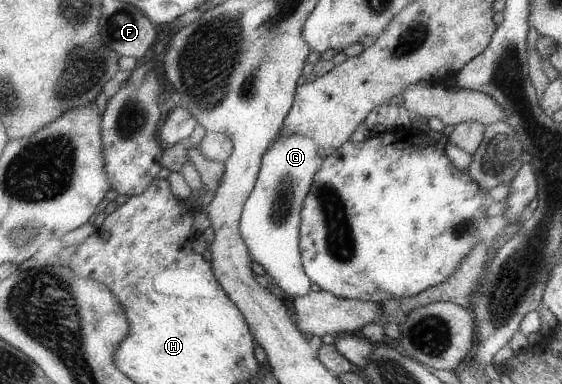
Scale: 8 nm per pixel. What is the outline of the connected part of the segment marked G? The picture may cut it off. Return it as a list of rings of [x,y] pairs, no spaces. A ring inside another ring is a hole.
[[[293,134],[285,137],[279,135],[263,156],[257,185],[244,205],[242,220],[240,221],[240,228],[250,249],[250,254],[254,261],[265,269],[266,280],[277,283],[283,291],[294,299],[307,295],[311,292],[311,285],[313,285],[302,260],[300,227],[302,224],[304,201],[307,194],[311,191],[315,176],[323,167],[326,157],[320,152],[319,144],[305,134]]]

